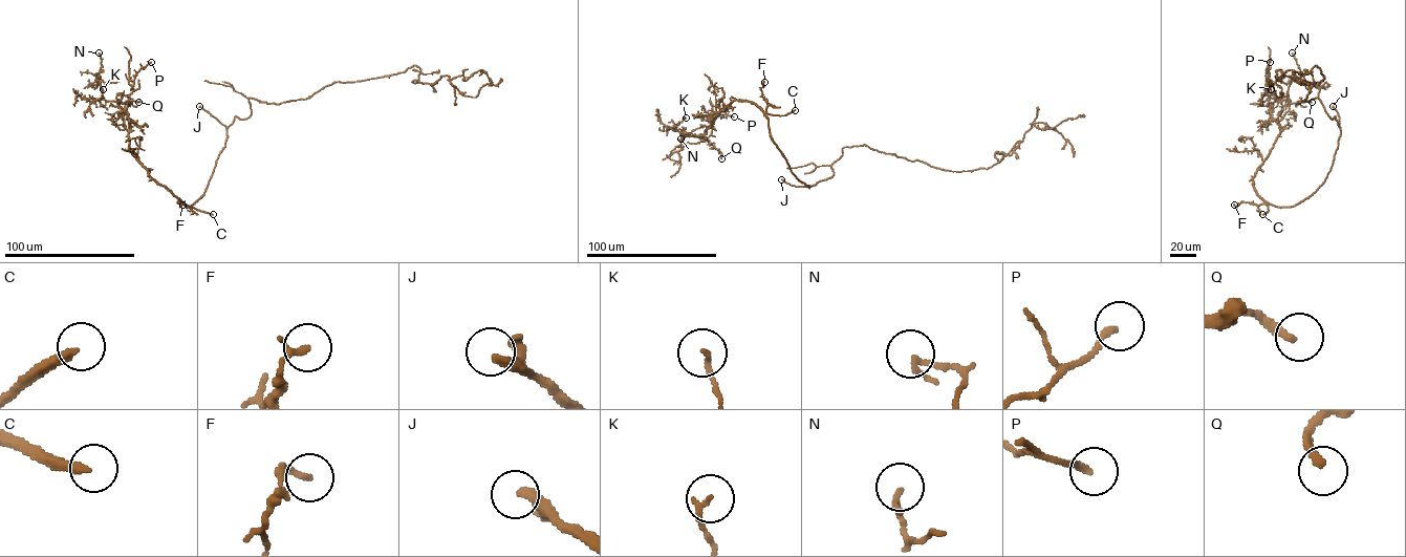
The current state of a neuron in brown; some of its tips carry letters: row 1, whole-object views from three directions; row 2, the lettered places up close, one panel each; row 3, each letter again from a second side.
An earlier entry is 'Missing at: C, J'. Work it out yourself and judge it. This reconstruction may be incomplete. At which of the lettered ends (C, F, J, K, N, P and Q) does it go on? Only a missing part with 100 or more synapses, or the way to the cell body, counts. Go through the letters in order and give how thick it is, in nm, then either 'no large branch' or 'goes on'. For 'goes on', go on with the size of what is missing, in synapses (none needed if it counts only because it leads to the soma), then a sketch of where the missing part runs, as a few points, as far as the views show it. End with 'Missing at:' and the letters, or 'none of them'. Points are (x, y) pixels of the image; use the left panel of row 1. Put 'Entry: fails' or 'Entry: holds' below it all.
C: calibre 260 nm; goes on
F: calibre 170 nm; no large branch
J: calibre 320 nm; goes on; 200 synapses; course (199, 106), (189, 103), (175, 107), (144, 93), (137, 85), (121, 86), (111, 76), (107, 76)
K: calibre 160 nm; no large branch
N: calibre 180 nm; no large branch
P: calibre 170 nm; no large branch
Q: calibre 240 nm; no large branch
Missing at: C, J
Entry: holds

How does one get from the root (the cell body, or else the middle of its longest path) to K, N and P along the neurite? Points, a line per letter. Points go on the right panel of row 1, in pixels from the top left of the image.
K: (1331, 118), (1340, 135), (1324, 183), (1293, 206), (1271, 205), (1253, 177), (1290, 103), (1270, 98), (1271, 89)
N: (1331, 118), (1340, 135), (1324, 183), (1293, 206), (1266, 201), (1253, 177), (1302, 76), (1292, 52)
P: (1331, 118), (1340, 135), (1324, 183), (1293, 206), (1266, 201), (1253, 177), (1281, 130), (1271, 115), (1270, 62)

